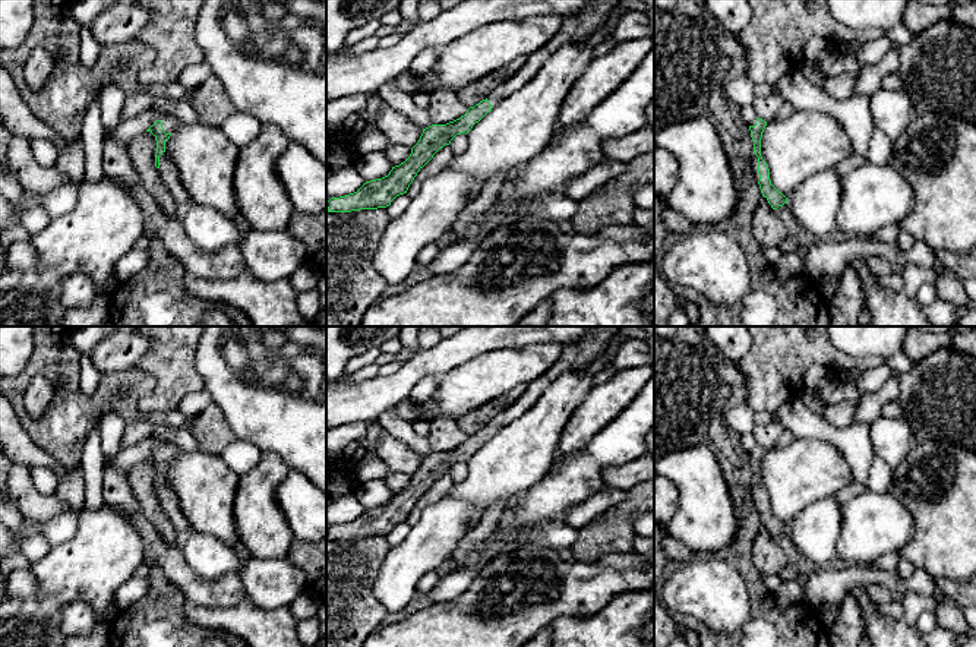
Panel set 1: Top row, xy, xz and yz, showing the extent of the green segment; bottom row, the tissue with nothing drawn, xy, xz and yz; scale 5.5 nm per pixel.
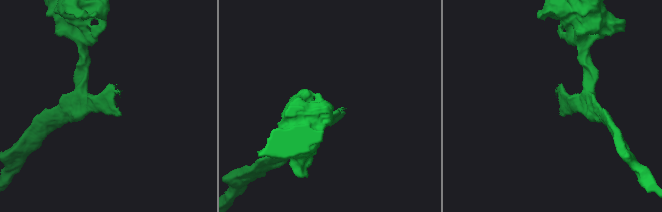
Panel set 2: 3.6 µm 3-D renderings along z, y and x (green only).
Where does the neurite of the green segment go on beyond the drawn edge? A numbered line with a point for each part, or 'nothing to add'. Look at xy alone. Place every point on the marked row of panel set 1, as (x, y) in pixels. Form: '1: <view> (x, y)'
1: xy (169, 174)

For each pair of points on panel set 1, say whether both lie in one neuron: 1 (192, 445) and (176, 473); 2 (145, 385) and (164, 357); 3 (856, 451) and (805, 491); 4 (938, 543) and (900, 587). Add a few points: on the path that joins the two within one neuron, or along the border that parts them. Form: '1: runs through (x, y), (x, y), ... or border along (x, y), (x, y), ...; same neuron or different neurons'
1: border along (183, 451), (199, 453); different neurons
2: border along (135, 366), (155, 381), (138, 407); different neurons
3: border along (818, 438), (828, 439), (842, 453), (853, 480); different neurons
4: border along (916, 568), (921, 568), (934, 580); different neurons

